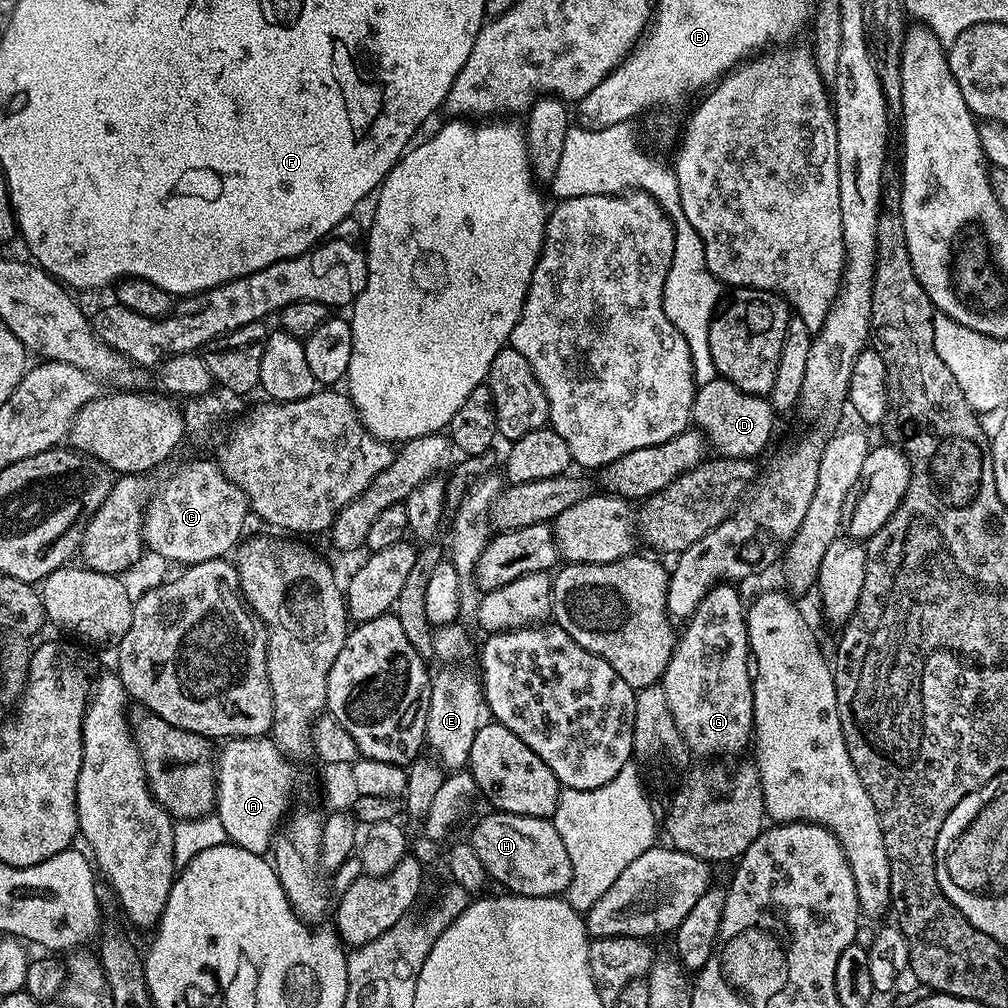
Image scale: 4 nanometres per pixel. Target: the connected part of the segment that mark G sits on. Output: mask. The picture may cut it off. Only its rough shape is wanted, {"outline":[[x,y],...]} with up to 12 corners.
{"outline":[[721,582],[664,671],[691,755],[754,736],[745,601]]}

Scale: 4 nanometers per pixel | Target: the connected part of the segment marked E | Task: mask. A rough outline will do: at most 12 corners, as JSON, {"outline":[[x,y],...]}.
{"outline":[[460,666],[431,677],[425,743],[447,771],[467,767],[482,684]]}

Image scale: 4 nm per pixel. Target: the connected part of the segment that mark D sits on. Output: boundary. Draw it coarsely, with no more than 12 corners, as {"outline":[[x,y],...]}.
{"outline":[[718,378],[696,389],[691,423],[721,457],[756,458],[771,400]]}

